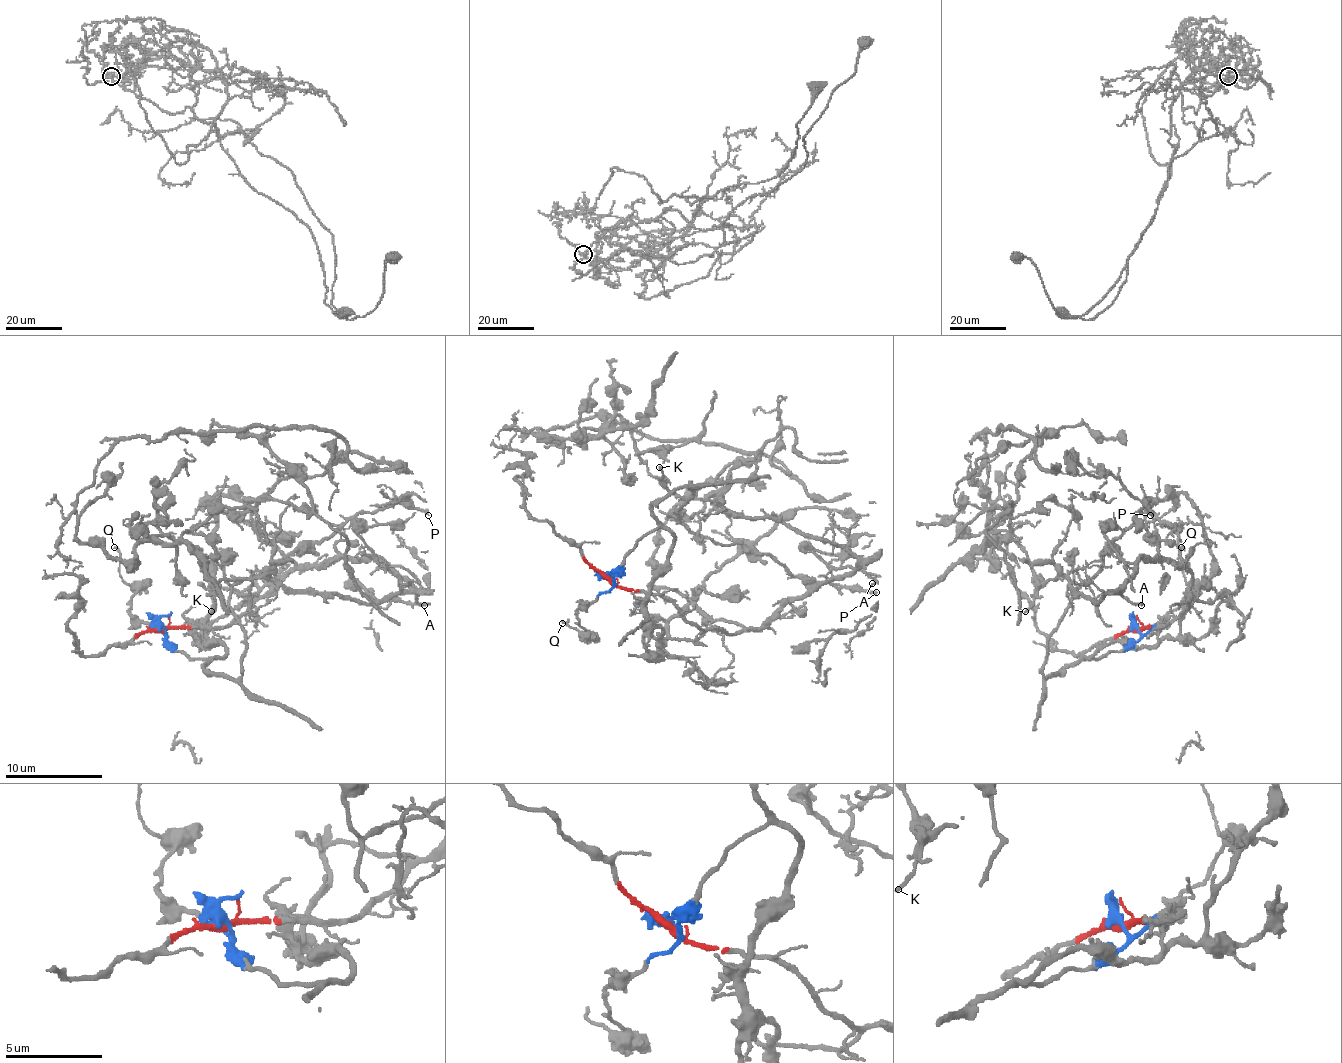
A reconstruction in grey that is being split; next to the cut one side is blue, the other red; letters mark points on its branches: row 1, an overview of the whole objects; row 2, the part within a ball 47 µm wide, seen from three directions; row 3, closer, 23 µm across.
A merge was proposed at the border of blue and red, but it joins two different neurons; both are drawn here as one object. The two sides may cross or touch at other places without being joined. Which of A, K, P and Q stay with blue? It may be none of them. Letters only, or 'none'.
P, Q

